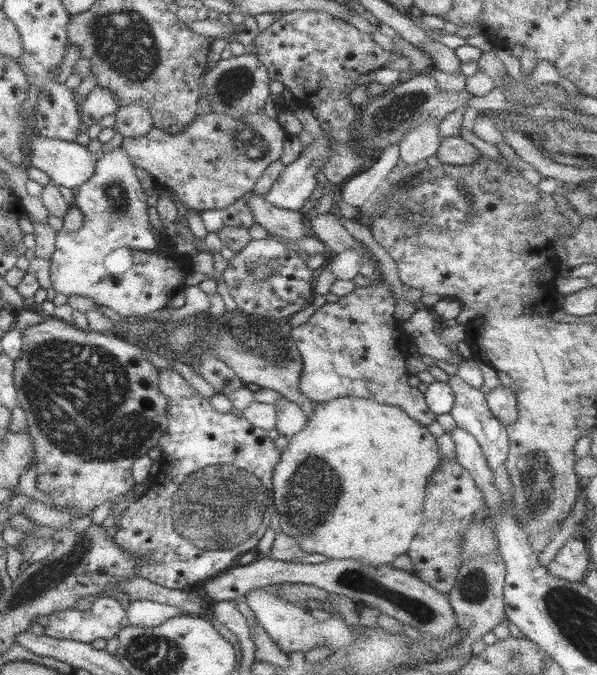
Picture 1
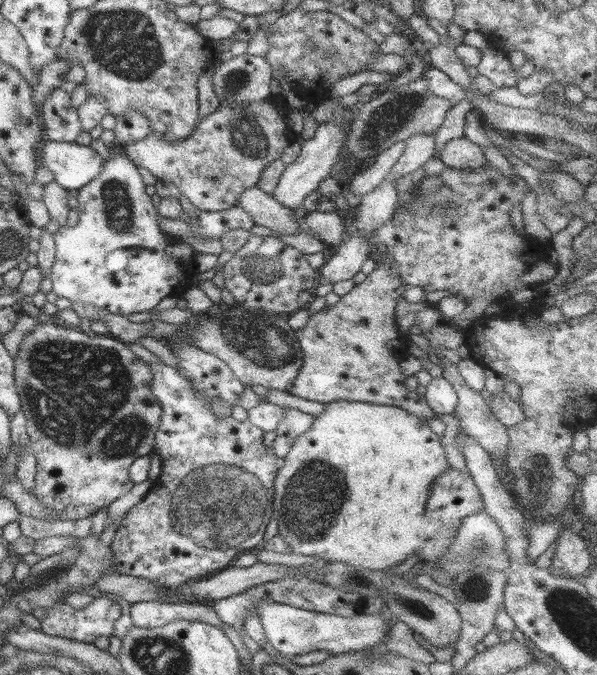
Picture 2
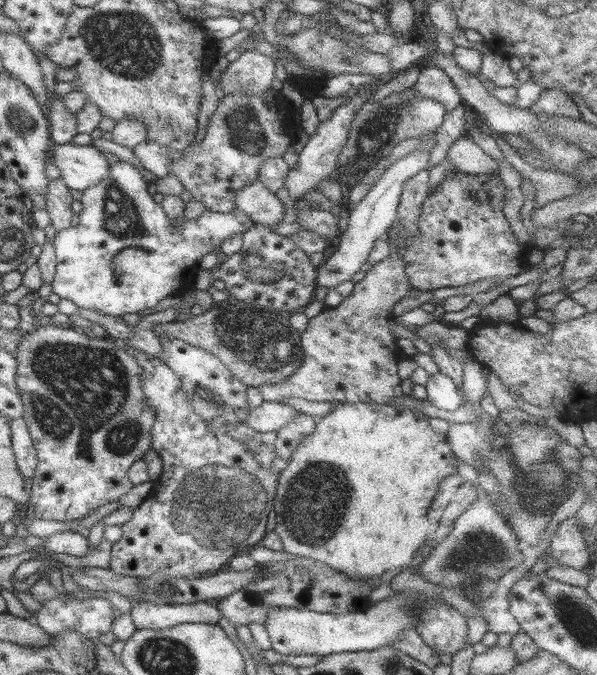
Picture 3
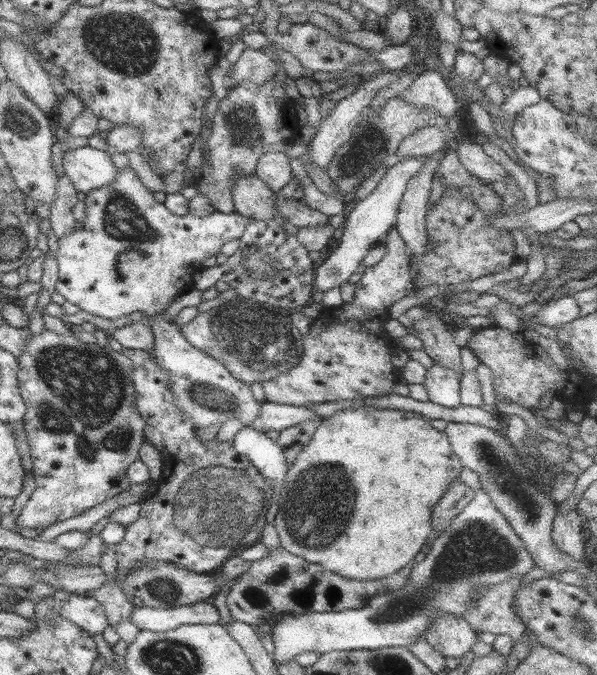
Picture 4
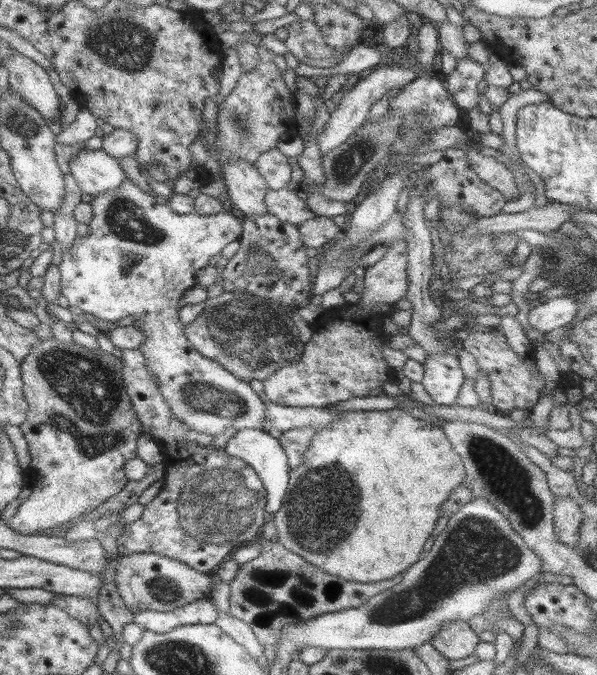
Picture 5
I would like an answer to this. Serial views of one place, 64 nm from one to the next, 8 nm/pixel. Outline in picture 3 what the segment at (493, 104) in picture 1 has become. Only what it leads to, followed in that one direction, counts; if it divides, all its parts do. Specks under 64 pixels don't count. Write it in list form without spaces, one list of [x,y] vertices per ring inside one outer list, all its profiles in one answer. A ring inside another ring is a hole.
[[[464,105],[458,106],[452,113],[445,114],[443,124],[436,132],[436,142],[430,151],[427,167],[418,172],[411,180],[403,185],[401,200],[398,204],[398,219],[408,230],[410,235],[418,232],[418,218],[422,214],[422,204],[428,199],[431,185],[429,182],[428,168],[434,168],[436,164],[446,162],[446,154],[450,146],[462,136],[466,136],[466,110]]]

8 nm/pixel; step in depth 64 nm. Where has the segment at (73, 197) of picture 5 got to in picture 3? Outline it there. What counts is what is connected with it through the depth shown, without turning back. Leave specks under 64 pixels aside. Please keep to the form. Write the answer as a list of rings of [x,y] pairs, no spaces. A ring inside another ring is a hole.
[[[61,178],[49,182],[45,210],[48,212],[51,224],[56,232],[72,227],[72,216],[74,216],[70,205],[72,202],[74,202],[72,192],[66,187]]]

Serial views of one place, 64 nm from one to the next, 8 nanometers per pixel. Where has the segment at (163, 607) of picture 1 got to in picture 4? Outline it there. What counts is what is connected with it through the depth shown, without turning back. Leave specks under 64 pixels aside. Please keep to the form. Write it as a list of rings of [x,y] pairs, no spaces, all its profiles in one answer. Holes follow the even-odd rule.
[[[201,601],[192,605],[176,608],[152,608],[152,606],[135,607],[131,622],[139,630],[166,632],[186,624],[219,624],[218,610],[211,602]]]

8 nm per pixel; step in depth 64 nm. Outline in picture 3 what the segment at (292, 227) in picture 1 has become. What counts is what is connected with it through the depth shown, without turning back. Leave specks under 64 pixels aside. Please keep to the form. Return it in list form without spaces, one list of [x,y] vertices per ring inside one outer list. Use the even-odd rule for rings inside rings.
[[[256,180],[242,188],[235,199],[235,208],[244,211],[254,223],[276,228],[284,218],[284,205],[275,194]]]

